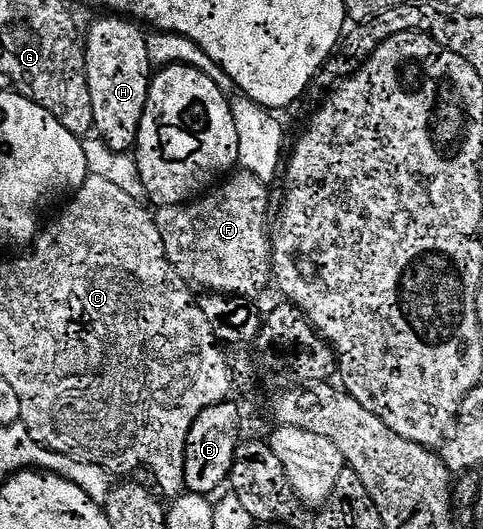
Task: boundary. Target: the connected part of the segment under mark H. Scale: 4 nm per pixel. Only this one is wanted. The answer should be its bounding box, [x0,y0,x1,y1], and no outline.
[83,16,154,154]

